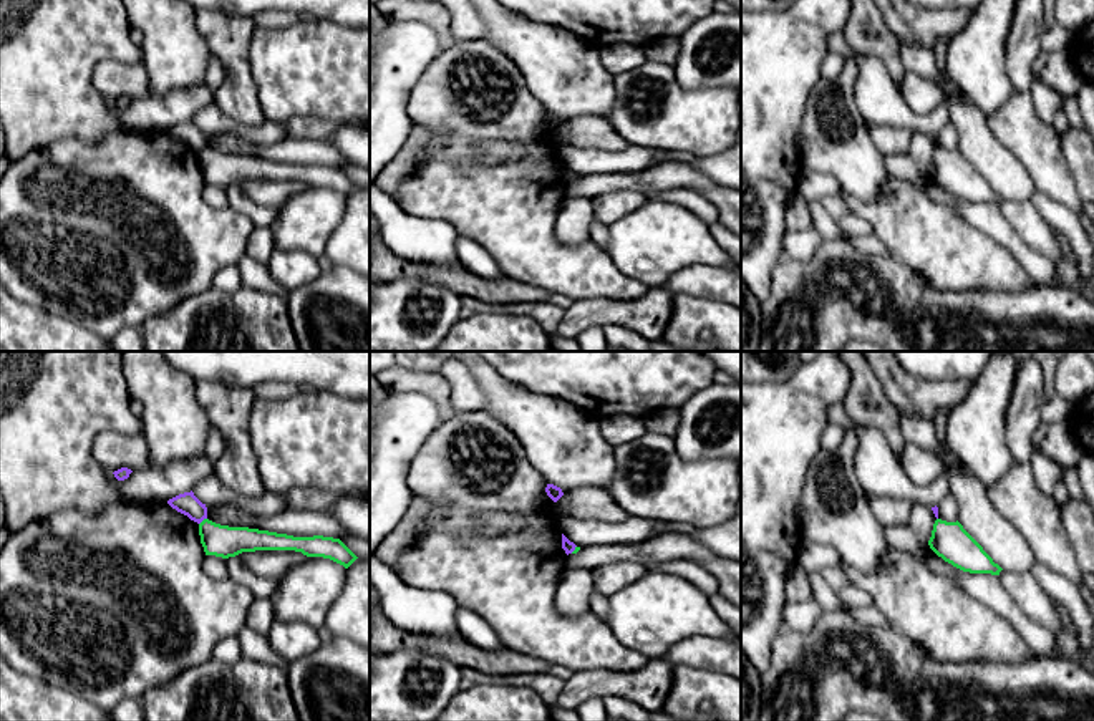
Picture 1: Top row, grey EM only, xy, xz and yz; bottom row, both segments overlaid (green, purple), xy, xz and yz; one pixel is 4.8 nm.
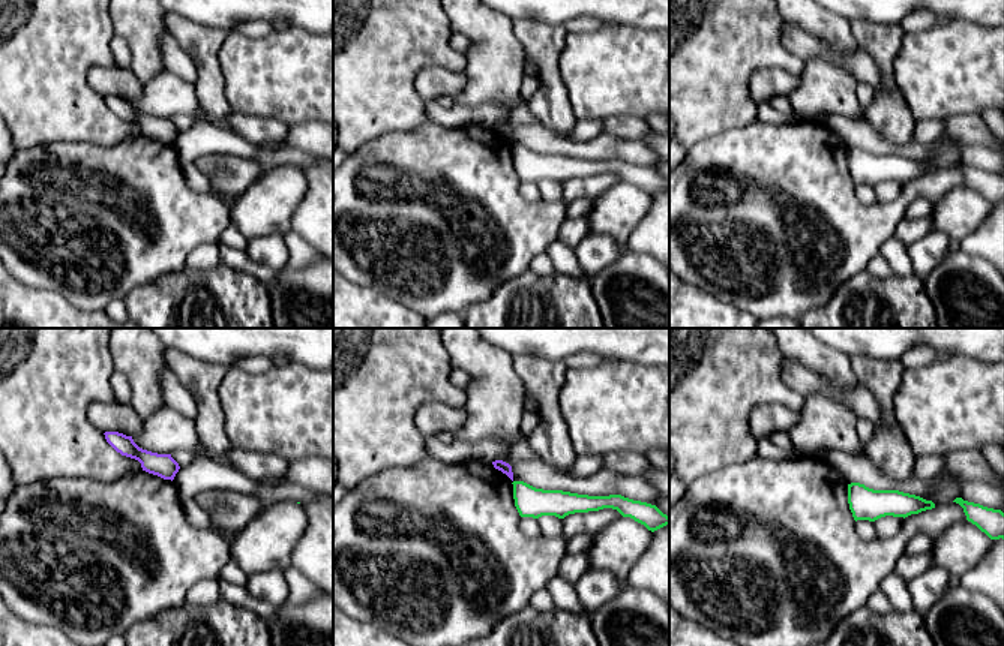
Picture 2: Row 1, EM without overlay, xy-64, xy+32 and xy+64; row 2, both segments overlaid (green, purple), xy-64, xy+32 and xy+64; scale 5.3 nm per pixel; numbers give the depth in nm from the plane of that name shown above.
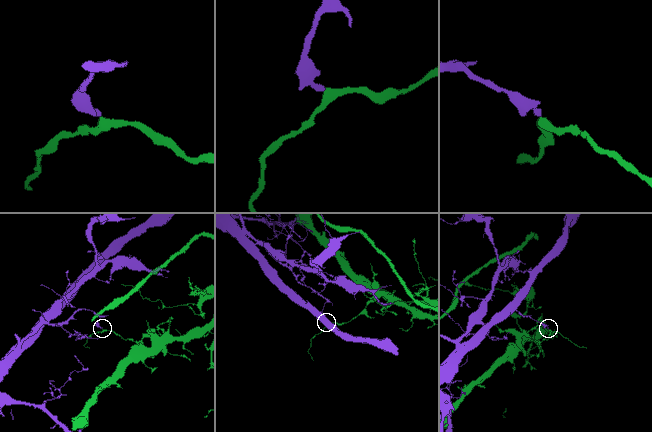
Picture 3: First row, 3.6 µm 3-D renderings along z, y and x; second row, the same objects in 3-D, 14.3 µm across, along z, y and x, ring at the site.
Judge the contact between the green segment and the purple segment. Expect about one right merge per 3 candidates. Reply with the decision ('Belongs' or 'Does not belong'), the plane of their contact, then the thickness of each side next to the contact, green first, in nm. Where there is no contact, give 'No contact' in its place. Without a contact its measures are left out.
Does not belong. Touches green in xy. Thickness 160 nm (green) against 110 nm

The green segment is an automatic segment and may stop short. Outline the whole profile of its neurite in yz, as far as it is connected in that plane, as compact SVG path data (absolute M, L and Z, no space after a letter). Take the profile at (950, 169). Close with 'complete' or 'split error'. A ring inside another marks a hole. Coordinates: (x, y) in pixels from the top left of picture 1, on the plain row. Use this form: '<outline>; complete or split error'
M937 148L928 174L938 186L963 201L1000 204L1003 199L958 149Z; complete

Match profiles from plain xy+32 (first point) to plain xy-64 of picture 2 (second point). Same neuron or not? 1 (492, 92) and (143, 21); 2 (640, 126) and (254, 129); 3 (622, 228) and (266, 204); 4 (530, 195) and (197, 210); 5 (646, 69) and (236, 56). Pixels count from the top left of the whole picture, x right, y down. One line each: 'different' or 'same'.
1: same
2: same
3: same
4: different
5: same

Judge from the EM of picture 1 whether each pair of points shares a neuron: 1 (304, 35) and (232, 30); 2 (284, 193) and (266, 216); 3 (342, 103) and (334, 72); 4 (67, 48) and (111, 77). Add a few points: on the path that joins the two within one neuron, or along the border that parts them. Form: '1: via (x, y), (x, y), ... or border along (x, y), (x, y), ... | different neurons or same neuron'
1: border along (256, 25), (251, 35), (249, 70) | different neurons
2: border along (237, 188), (257, 204), (275, 209) | different neurons
3: via (342, 95), (342, 80) | same neuron
4: border along (135, 62), (103, 60), (93, 70), (93, 88) | different neurons

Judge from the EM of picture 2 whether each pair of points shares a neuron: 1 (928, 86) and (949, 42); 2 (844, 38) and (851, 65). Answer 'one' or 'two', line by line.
1: one
2: two

